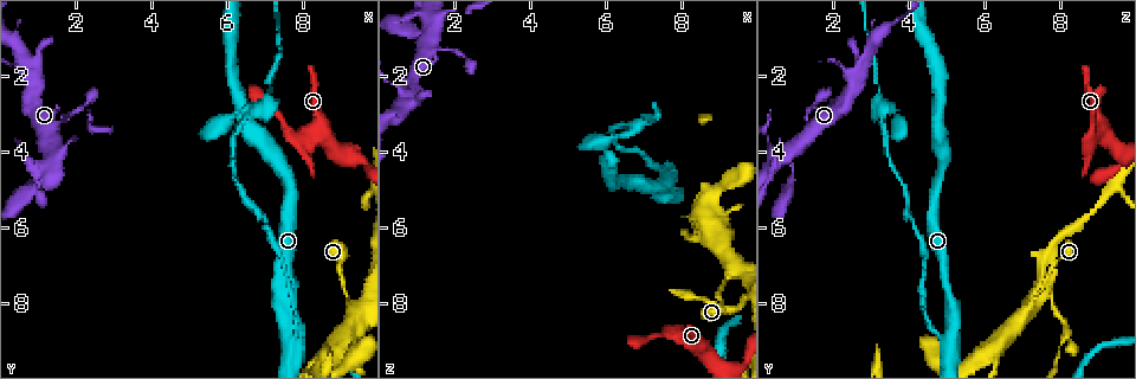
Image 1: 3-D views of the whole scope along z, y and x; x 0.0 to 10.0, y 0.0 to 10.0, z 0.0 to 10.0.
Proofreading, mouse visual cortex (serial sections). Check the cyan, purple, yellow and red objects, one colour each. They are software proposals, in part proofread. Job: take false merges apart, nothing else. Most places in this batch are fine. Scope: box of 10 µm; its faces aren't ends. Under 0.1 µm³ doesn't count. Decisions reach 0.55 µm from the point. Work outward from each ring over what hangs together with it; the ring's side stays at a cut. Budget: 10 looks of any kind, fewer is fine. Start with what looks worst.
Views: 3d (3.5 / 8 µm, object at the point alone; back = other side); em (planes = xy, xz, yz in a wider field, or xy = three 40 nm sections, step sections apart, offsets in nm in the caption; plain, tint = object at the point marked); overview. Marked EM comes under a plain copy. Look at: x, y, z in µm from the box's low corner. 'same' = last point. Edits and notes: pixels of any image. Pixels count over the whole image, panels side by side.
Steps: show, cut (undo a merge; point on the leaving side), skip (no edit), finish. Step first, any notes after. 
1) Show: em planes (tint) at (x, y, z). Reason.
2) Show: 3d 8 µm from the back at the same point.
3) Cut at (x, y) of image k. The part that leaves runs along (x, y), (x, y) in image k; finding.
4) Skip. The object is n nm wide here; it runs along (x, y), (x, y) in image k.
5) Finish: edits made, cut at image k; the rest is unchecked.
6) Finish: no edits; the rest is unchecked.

Show: 3d 3.5 µm at (1.20, 3.80, 1.05). Four-way junction.

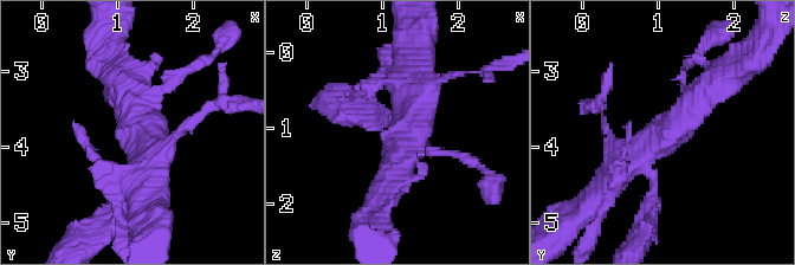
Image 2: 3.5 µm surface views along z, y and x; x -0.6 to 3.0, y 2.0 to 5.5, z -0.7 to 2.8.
Show: em xy step 1 (tint) at (1.25, 3.85, 1.10). Need the tissue.

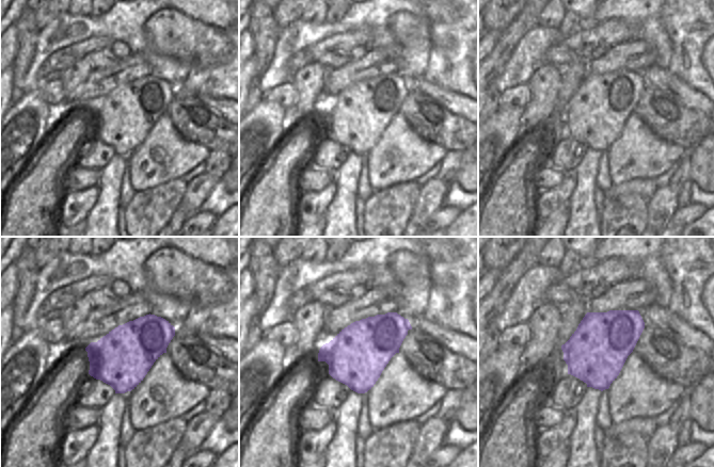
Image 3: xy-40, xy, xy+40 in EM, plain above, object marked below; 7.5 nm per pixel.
Skip. It runs along (717, 75), (614, 176) in image 2; all the same cell.

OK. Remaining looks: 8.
Show: 3d 8 µm from the back at (7.95, 3.70, 8.90). Sharp bend.

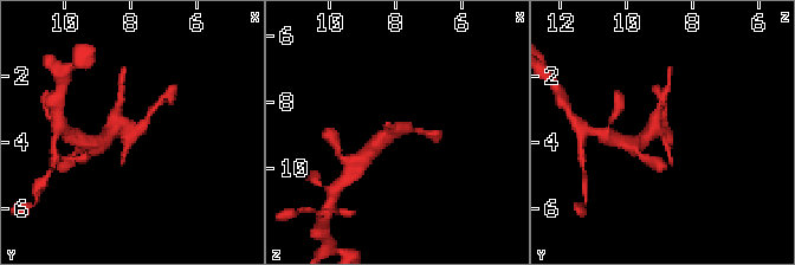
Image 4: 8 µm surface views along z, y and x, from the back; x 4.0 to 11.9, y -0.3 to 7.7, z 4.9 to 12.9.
Show: em xy step 1 (tint) at the same point. Need the tissue.

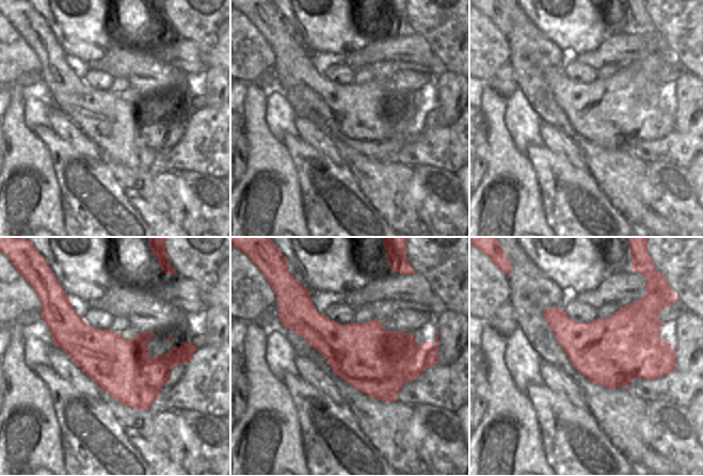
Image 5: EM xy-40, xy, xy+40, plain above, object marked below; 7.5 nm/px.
Skip. It runs along (383, 135), (419, 130) in image 4; one cell here.

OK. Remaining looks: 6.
Show: 3d 3.5 µm at (9.20, 8.00, 7.40). Three-way junction.

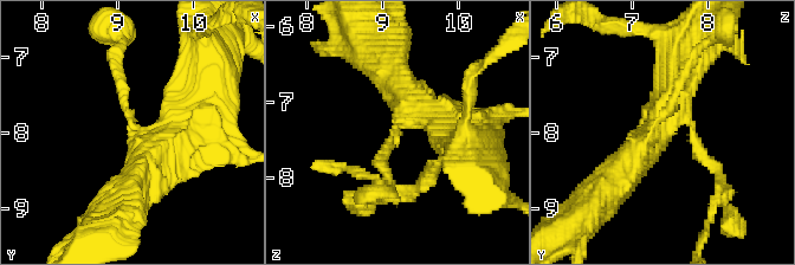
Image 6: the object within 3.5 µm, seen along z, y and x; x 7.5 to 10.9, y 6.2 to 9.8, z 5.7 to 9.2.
Show: em xy step 1 (tint) at (9.20, 7.95, 7.35).

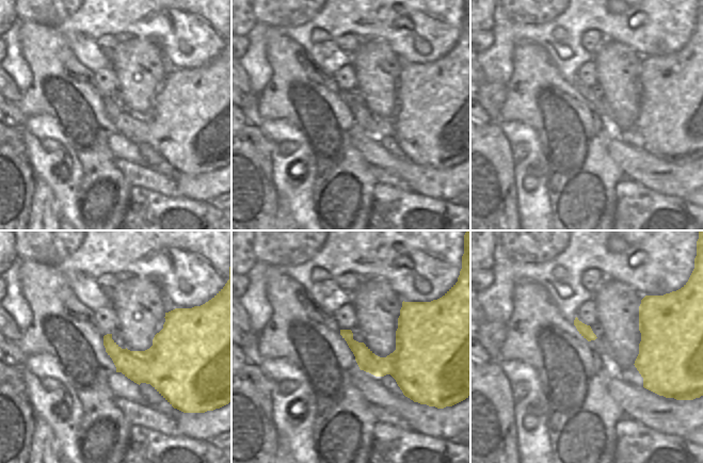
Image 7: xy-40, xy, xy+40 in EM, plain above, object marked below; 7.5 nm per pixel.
Skip. All the same cell.

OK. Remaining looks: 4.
Show: em xy step 1 (tint) at (1.00, 2.10, 2.60). Branch point.

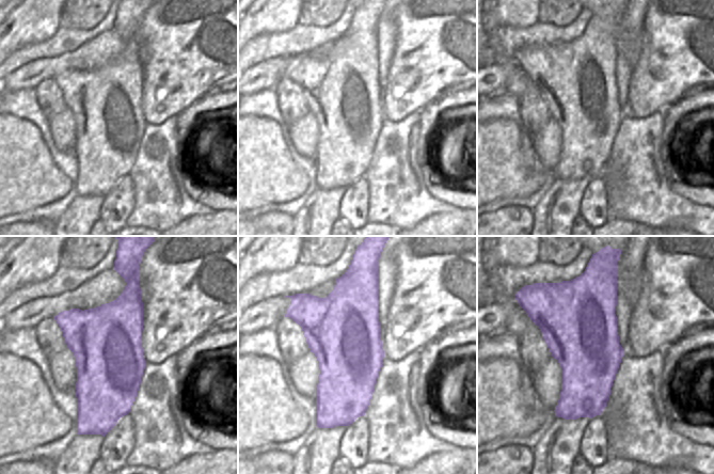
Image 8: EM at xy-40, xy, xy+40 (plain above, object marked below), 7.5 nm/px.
Show: 3d 3.5 µm at the same point. Wider look.

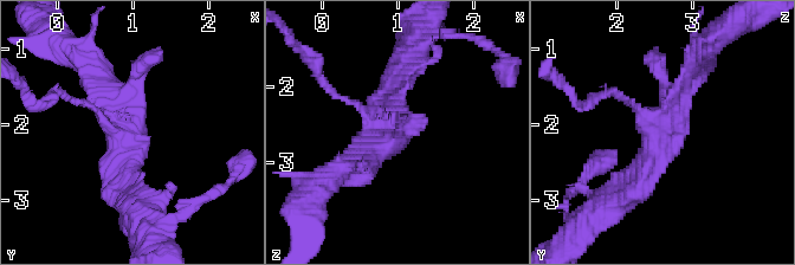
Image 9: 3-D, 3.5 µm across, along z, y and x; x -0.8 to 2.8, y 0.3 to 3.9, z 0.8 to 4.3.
Skip. It runs along (627, 196), (648, 175), (693, 65) in image 9; one cell here.

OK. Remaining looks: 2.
Finish: no edits; the rest is unchecked.

